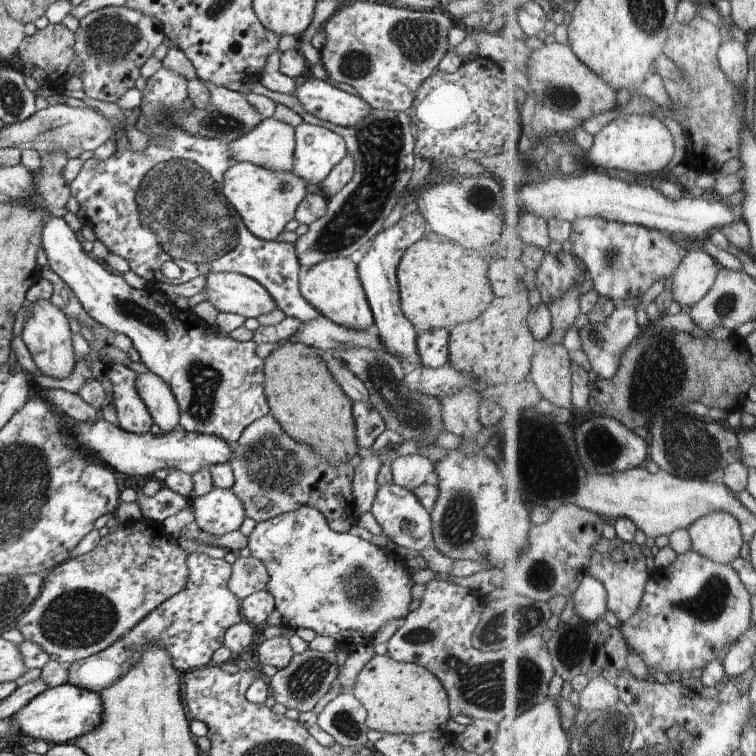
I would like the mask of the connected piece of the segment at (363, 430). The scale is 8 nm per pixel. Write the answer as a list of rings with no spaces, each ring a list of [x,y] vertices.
[[[366,402],[353,403],[352,416],[356,424],[356,444],[361,451],[368,450],[373,446],[376,438],[384,432],[384,419]]]

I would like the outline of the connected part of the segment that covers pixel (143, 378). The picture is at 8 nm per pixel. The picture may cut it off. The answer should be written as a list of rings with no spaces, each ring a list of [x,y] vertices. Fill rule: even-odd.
[[[144,372],[136,376],[136,390],[148,407],[153,422],[162,432],[174,432],[180,428],[180,406],[172,389],[160,376],[153,372]]]

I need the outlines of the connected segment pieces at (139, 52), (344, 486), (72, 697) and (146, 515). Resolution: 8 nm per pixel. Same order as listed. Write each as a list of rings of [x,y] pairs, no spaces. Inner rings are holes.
[[[125,4],[109,6],[89,12],[79,20],[78,30],[74,33],[74,54],[78,61],[78,76],[83,90],[94,100],[114,102],[133,89],[140,78],[140,68],[144,66],[154,50],[165,42],[160,20],[144,16]]]
[[[271,413],[244,428],[242,436],[232,444],[231,451],[229,464],[234,475],[232,492],[240,497],[245,516],[252,518],[256,523],[276,518],[301,506],[311,506],[326,516],[330,528],[339,533],[351,532],[356,527],[358,517],[354,508],[353,478],[356,468],[362,462],[362,452],[354,454],[350,460],[344,460],[340,464],[330,464],[328,460],[318,456],[308,444],[300,444],[300,440],[294,440]]]
[[[66,683],[46,688],[44,692],[40,692],[32,700],[28,700],[28,704],[24,704],[10,720],[18,728],[18,734],[23,738],[21,742],[40,739],[62,744],[70,743],[86,732],[92,732],[92,728],[96,728],[96,724],[100,724],[102,712],[104,712],[104,708],[102,708],[100,693],[90,692]]]
[[[162,486],[153,497],[138,494],[137,503],[144,519],[152,519],[156,522],[163,522],[172,515],[178,514],[189,505],[190,499],[185,499],[182,494]]]

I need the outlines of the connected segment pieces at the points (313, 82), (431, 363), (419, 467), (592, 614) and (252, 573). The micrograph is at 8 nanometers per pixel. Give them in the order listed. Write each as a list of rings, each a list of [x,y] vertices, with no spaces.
[[[306,78],[293,95],[308,114],[336,126],[354,126],[369,109],[358,94],[330,80]]]
[[[440,329],[417,333],[416,344],[424,367],[437,369],[449,364],[449,331]]]
[[[408,455],[391,462],[393,484],[413,491],[433,473],[433,463],[424,455]]]
[[[592,575],[584,579],[572,598],[573,604],[576,604],[576,614],[586,622],[600,622],[610,610],[607,584]]]
[[[237,555],[235,562],[231,564],[228,588],[241,601],[251,594],[264,591],[268,580],[269,574],[262,560]]]

